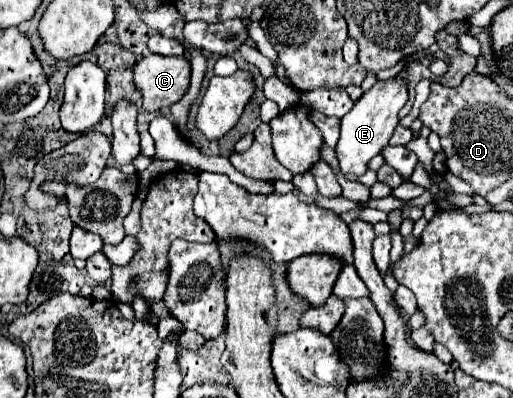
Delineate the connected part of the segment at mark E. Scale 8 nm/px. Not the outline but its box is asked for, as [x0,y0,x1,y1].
[336,77,406,177]

